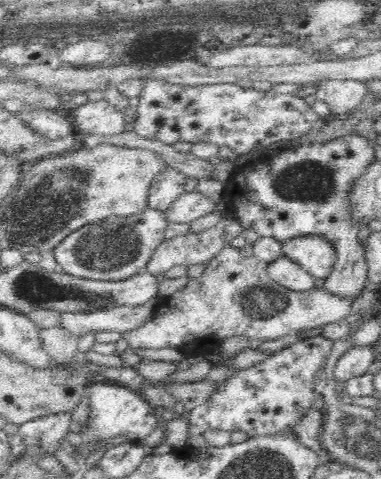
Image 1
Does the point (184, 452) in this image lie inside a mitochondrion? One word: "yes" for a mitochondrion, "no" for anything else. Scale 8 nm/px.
no

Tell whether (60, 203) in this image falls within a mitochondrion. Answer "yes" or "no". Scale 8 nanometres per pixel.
yes

